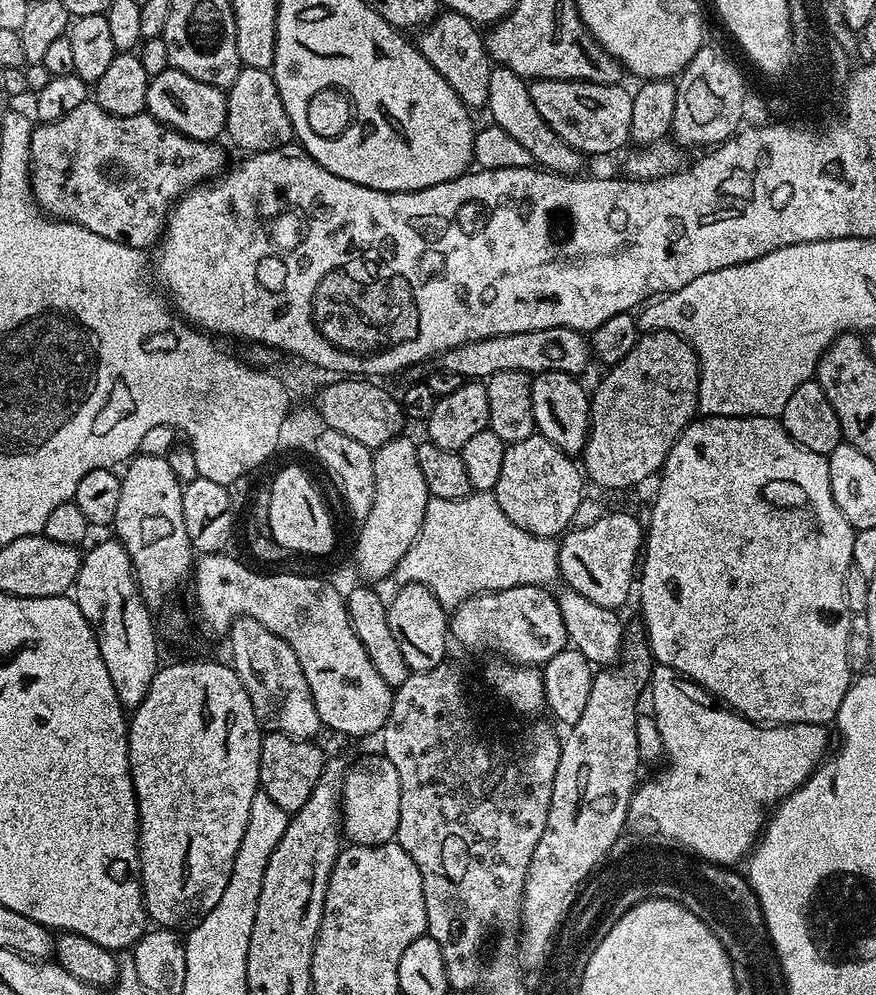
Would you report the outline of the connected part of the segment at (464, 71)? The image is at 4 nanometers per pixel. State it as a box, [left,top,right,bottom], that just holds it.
[418,11,494,110]

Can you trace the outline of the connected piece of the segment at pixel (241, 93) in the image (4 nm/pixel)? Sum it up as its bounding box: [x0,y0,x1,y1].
[226,67,294,154]

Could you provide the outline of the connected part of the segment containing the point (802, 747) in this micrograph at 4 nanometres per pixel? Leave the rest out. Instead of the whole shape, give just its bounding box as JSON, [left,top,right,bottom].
[632,664,829,864]

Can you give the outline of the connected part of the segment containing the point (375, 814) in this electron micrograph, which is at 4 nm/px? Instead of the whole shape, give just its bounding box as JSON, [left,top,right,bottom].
[340,754,402,846]

